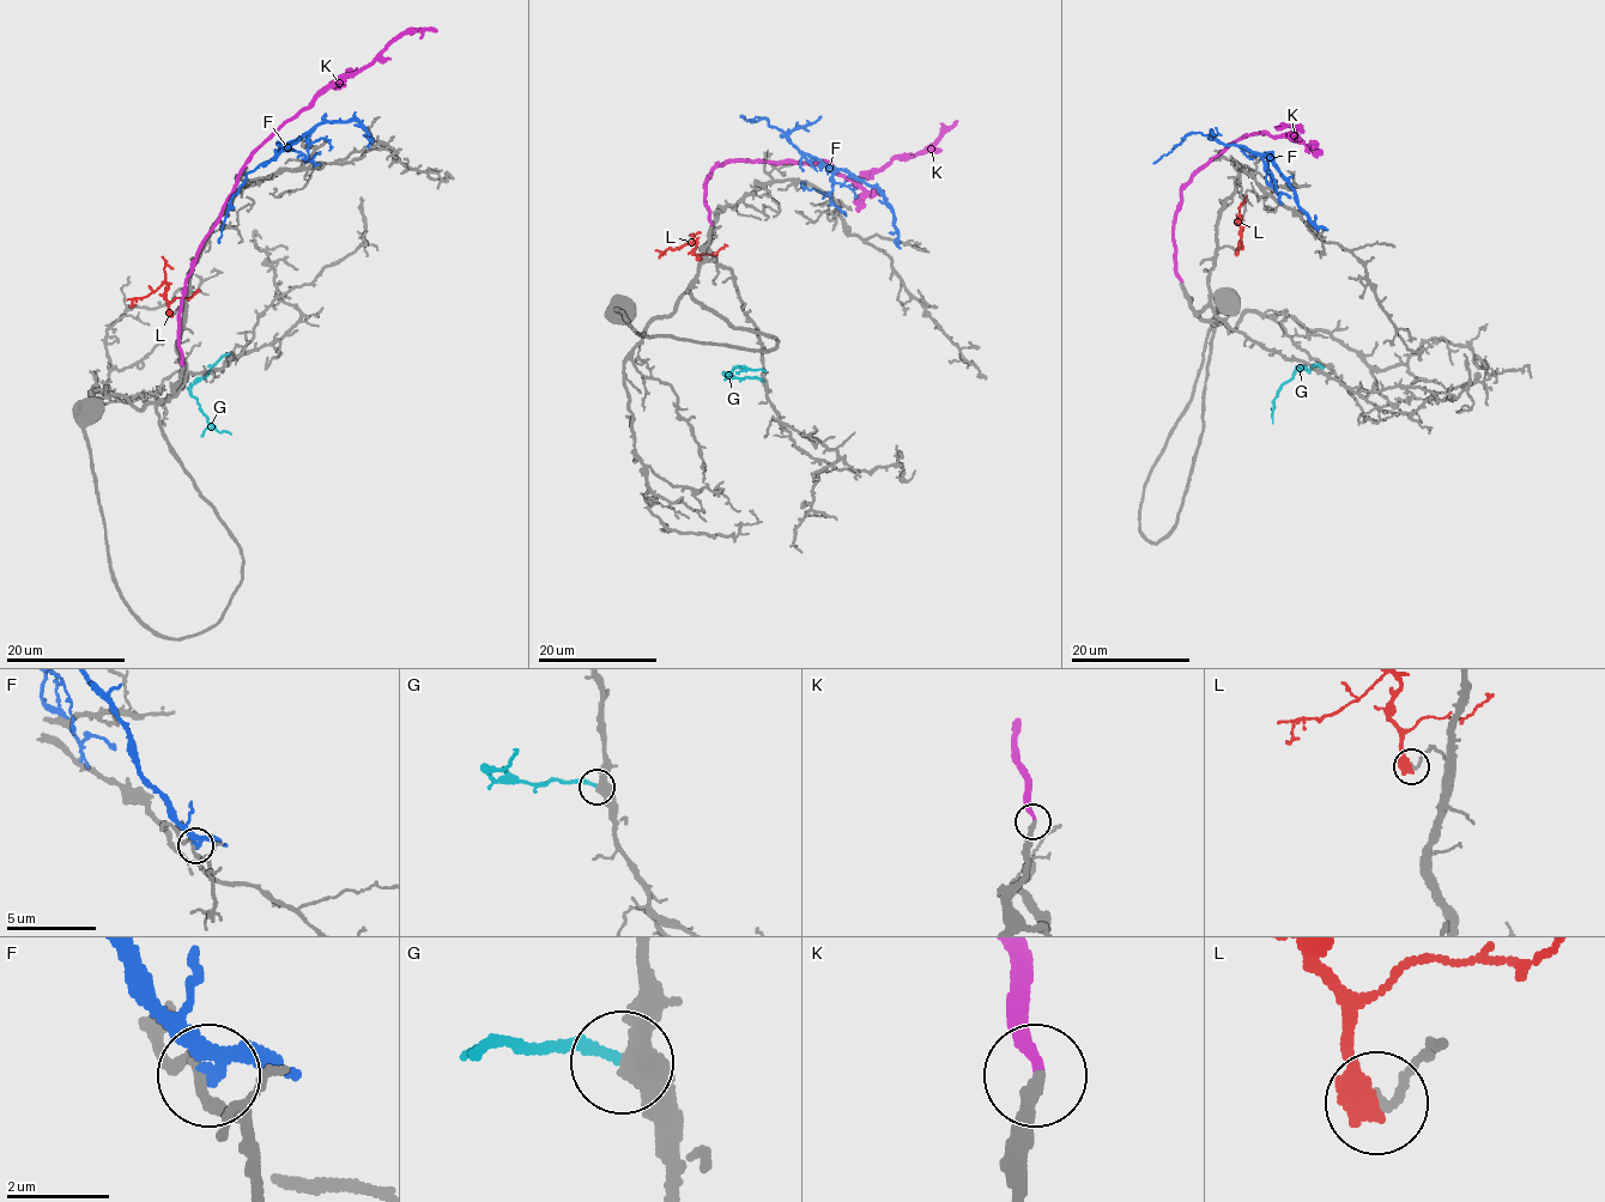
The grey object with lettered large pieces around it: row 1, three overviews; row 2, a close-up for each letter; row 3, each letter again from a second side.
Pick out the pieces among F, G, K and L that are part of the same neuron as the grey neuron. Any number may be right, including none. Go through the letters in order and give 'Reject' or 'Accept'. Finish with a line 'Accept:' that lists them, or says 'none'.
F: Reject
G: Reject
K: Reject
L: Reject
Accept: none

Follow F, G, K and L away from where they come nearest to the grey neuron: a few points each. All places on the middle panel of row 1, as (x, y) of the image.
F: (895, 241), (894, 214), (876, 187), (799, 151), (769, 120), (753, 122), (740, 115)
G: (761, 378), (725, 375), (743, 366), (765, 371)
K: (712, 225), (706, 178), (715, 163), (819, 161), (856, 178), (925, 151), (957, 120)
L: (700, 259), (694, 252), (694, 243), (665, 249), (658, 257)

